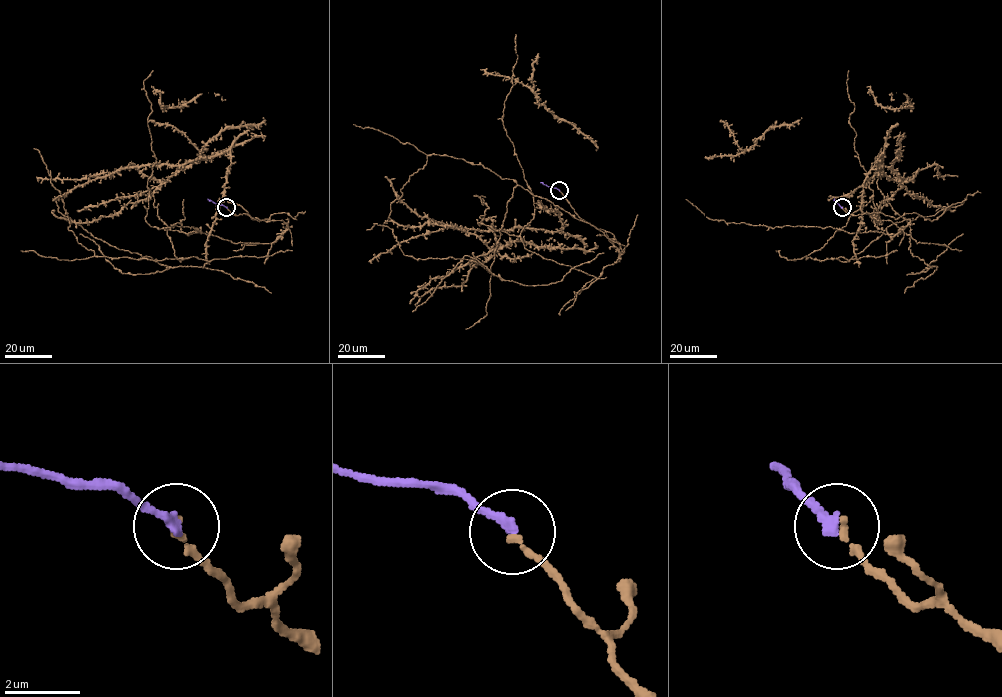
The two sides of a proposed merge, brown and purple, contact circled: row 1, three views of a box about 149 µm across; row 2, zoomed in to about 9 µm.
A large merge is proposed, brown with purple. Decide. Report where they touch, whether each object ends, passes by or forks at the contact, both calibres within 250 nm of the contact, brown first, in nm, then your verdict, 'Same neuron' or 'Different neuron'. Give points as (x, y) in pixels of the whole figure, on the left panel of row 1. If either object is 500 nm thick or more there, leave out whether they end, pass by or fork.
Place: (226, 207). At the ring brown ends. At the ring purple ends. Thickness 180 nm (brown) against 280 nm. Same neuron

